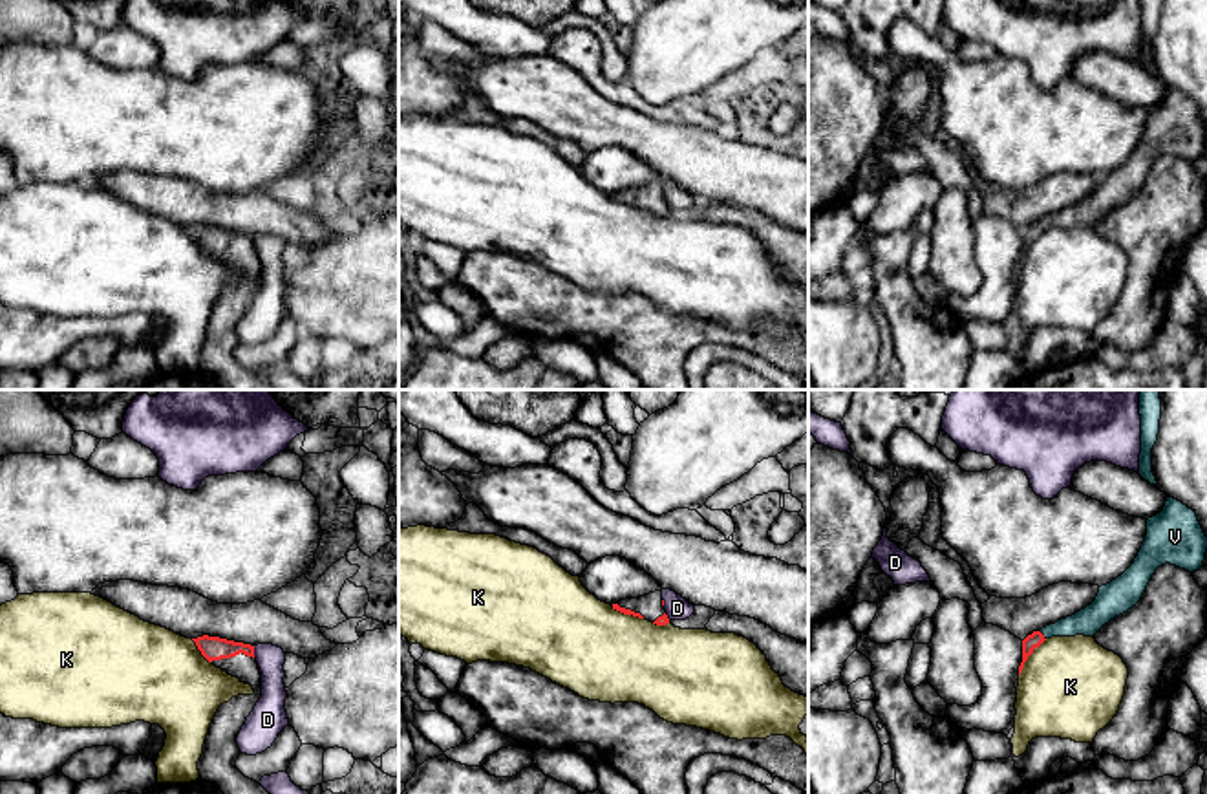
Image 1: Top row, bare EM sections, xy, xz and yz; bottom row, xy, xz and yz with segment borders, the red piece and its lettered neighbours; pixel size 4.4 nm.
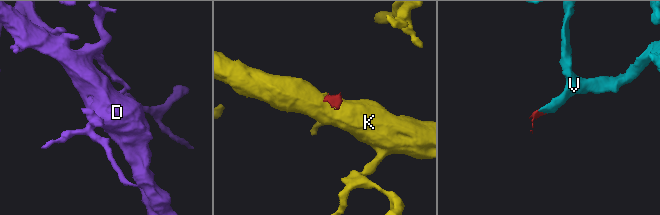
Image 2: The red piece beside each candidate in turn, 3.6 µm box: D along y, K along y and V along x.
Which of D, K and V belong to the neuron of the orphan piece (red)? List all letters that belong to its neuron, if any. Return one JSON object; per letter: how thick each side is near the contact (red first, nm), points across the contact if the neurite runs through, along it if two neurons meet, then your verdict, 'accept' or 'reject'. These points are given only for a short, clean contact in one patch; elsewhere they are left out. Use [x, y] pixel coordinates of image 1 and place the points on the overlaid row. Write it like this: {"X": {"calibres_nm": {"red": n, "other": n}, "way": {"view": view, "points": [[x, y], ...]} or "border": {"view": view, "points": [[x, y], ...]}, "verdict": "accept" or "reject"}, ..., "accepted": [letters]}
{"D": {"calibres_nm": {"red": 110, "other": 120}, "border": {"view": "xy", "points": [[253, 646], [255, 657]]}, "verdict": "reject"}, "K": {"calibres_nm": {"red": 70, "other": 440}, "border": {"view": "yz", "points": [[1046, 639], [1034, 650], [1019, 675]]}, "verdict": "reject"}, "V": {"calibres_nm": {"red": 70, "other": 120}, "way": {"view": "yz", "points": [[1036, 639], [1043, 635], [1089, 621]]}, "verdict": "accept"}, "accepted": ["V"]}

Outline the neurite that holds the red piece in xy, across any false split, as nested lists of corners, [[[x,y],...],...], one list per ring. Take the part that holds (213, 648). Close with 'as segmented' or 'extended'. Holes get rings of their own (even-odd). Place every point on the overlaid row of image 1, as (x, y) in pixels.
[[[208,635],[192,640],[208,662],[254,690],[252,695],[232,697],[218,708],[198,761],[199,779],[223,794],[269,794],[236,768],[241,754],[236,737],[262,697],[262,673],[254,646]]]; extended

